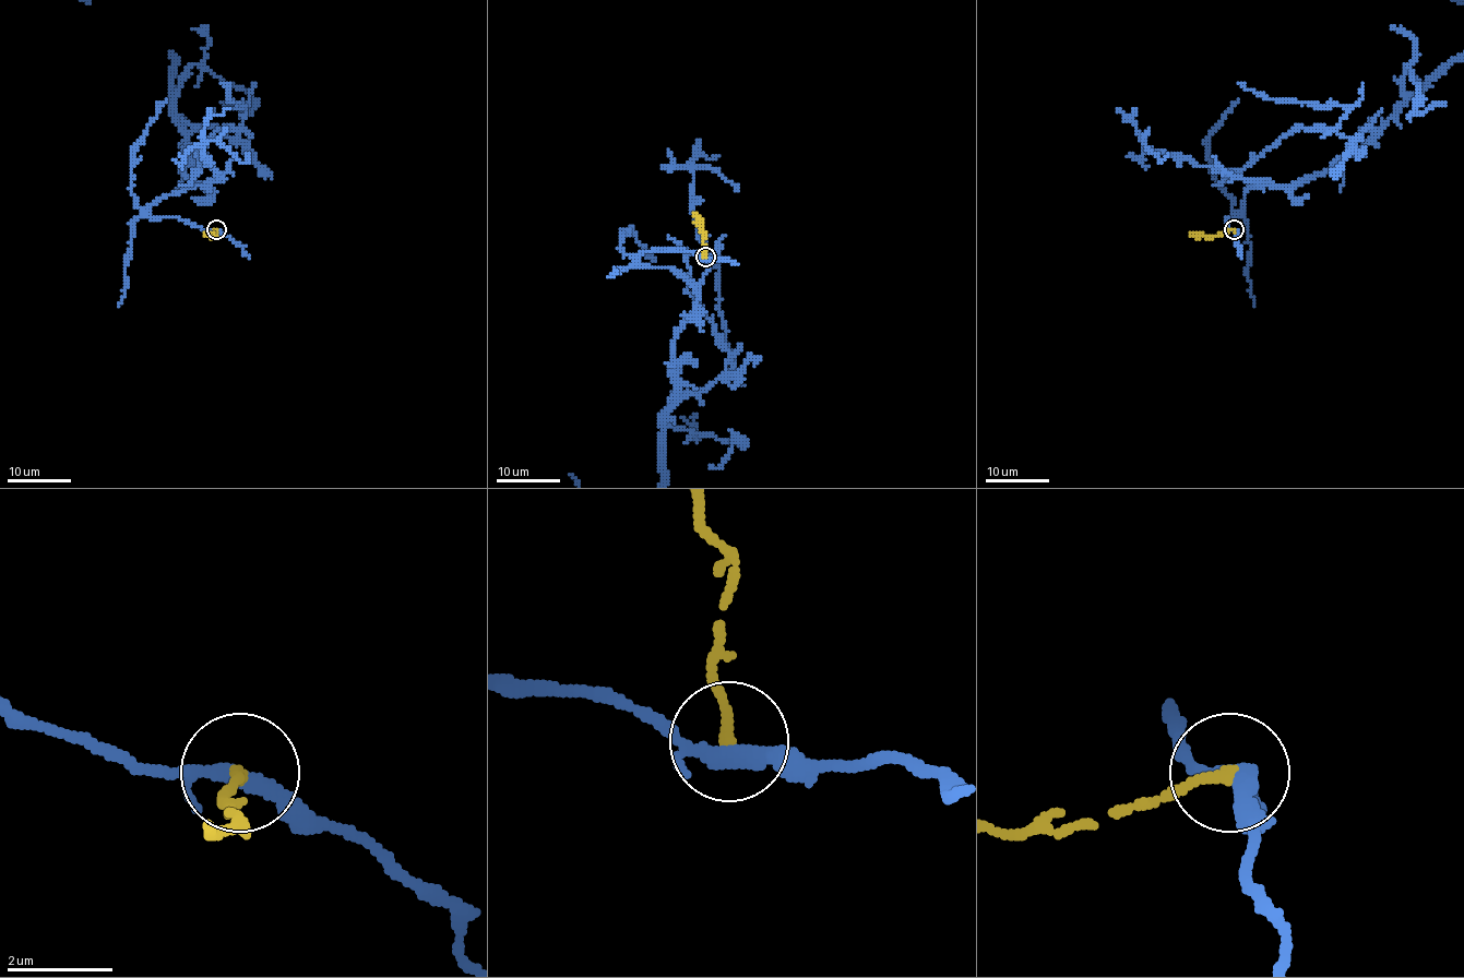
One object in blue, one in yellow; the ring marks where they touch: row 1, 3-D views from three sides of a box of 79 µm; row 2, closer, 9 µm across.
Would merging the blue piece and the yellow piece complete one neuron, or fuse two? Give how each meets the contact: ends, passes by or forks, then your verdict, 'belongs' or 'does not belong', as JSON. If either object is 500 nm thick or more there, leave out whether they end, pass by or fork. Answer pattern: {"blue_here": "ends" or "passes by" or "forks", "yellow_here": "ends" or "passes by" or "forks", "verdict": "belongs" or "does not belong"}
{"blue_here": "forks", "yellow_here": "ends", "verdict": "does not belong"}

